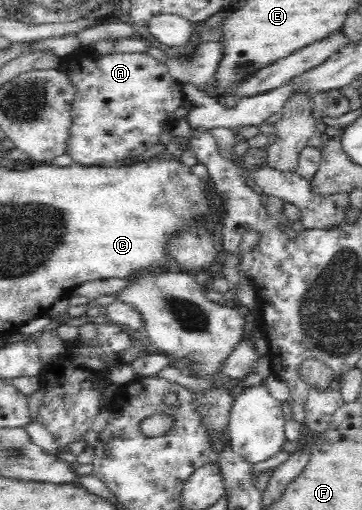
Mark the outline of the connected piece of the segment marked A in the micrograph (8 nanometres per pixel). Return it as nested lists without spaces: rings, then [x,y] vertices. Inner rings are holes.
[[[78,46],[68,56],[60,58],[56,71],[62,71],[68,83],[74,87],[74,100],[70,106],[72,126],[68,130],[66,153],[73,158],[74,164],[84,166],[109,166],[116,160],[140,156],[144,150],[158,144],[158,139],[171,130],[176,122],[168,121],[168,116],[174,114],[187,98],[181,83],[168,72],[164,63],[159,63],[153,56],[146,53],[98,53],[90,47]]]

